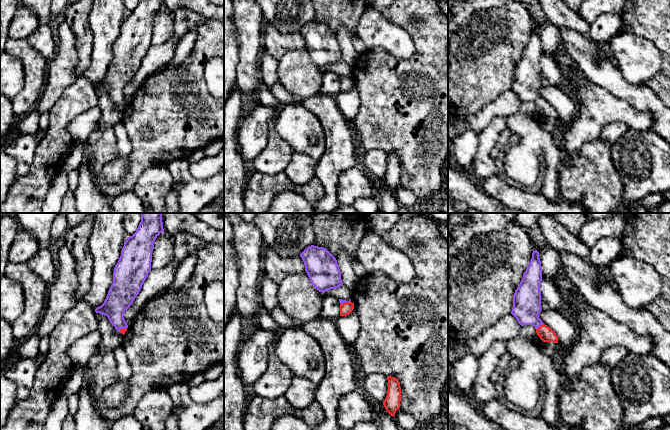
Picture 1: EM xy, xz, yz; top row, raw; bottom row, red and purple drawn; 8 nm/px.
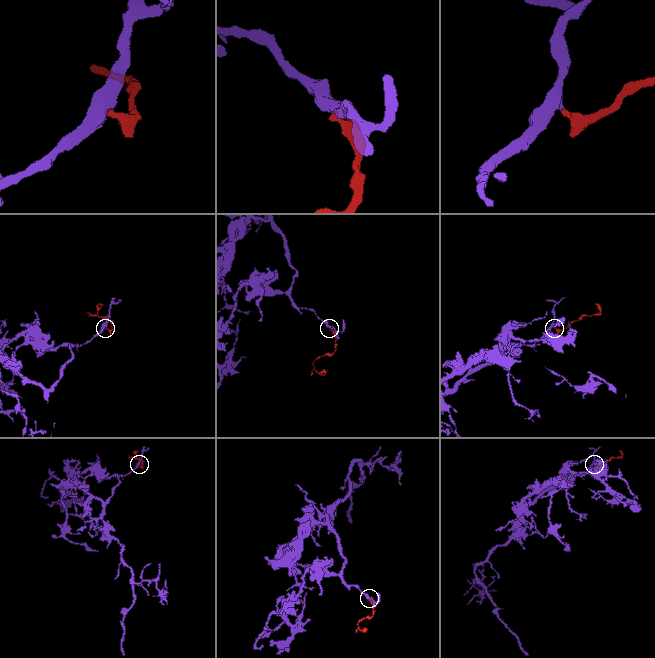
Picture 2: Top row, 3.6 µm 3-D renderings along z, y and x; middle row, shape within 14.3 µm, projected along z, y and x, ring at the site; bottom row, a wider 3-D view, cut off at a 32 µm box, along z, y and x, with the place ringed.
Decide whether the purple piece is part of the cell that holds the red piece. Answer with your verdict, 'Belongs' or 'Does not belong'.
Belongs

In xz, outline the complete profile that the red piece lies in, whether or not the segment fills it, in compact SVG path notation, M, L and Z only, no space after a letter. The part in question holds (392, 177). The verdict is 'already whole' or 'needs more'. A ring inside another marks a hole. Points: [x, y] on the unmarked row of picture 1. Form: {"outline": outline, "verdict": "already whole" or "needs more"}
{"outline": "M388 152L388 167L387 172L383 178L386 187L395 192L396 187L400 184L401 178L401 163L397 154Z", "verdict": "already whole"}

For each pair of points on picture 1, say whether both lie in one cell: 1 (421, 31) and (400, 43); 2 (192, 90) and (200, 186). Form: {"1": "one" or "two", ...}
{"1": "two", "2": "two"}

